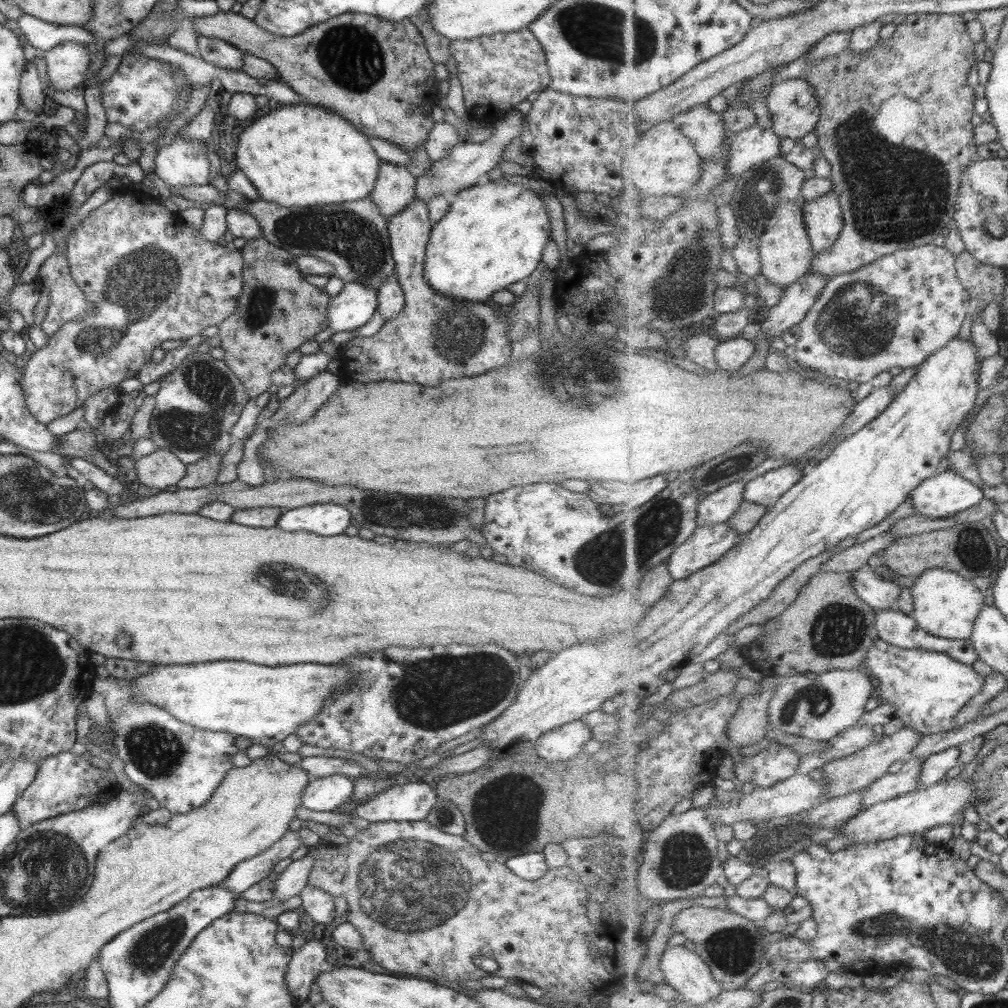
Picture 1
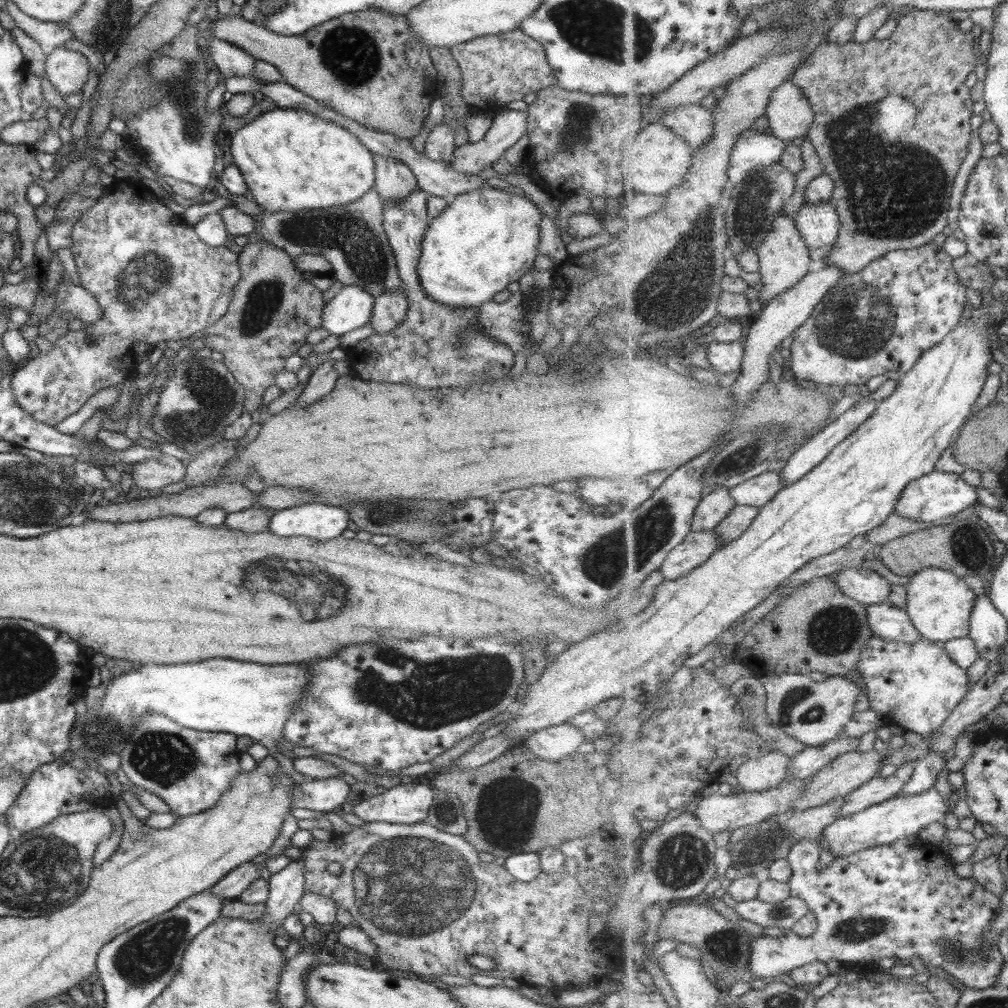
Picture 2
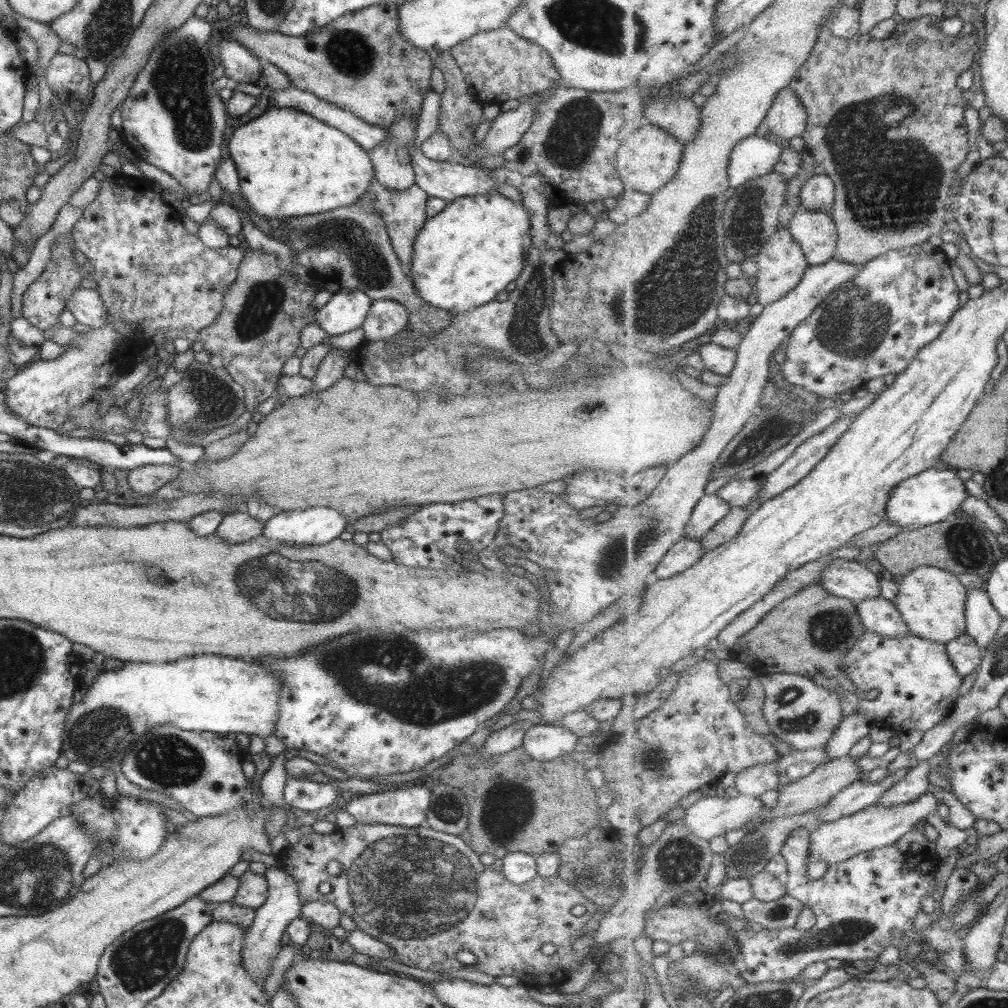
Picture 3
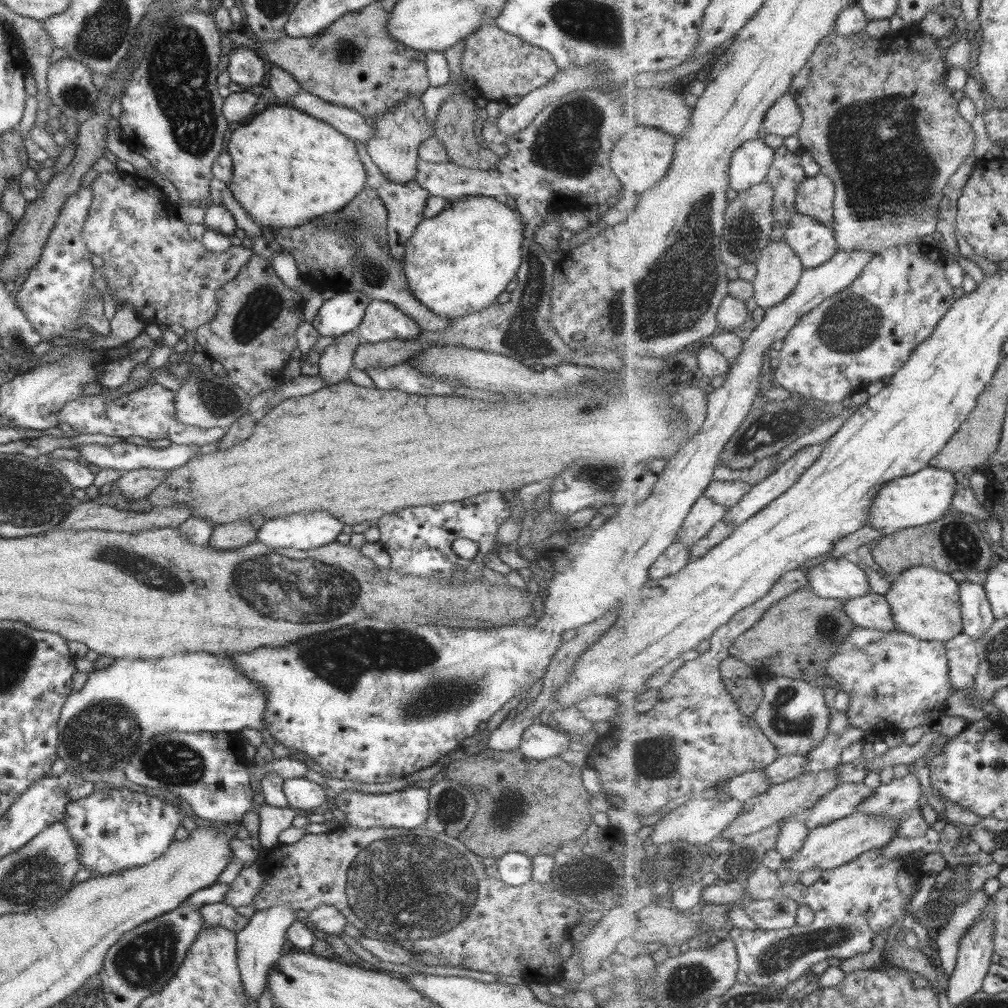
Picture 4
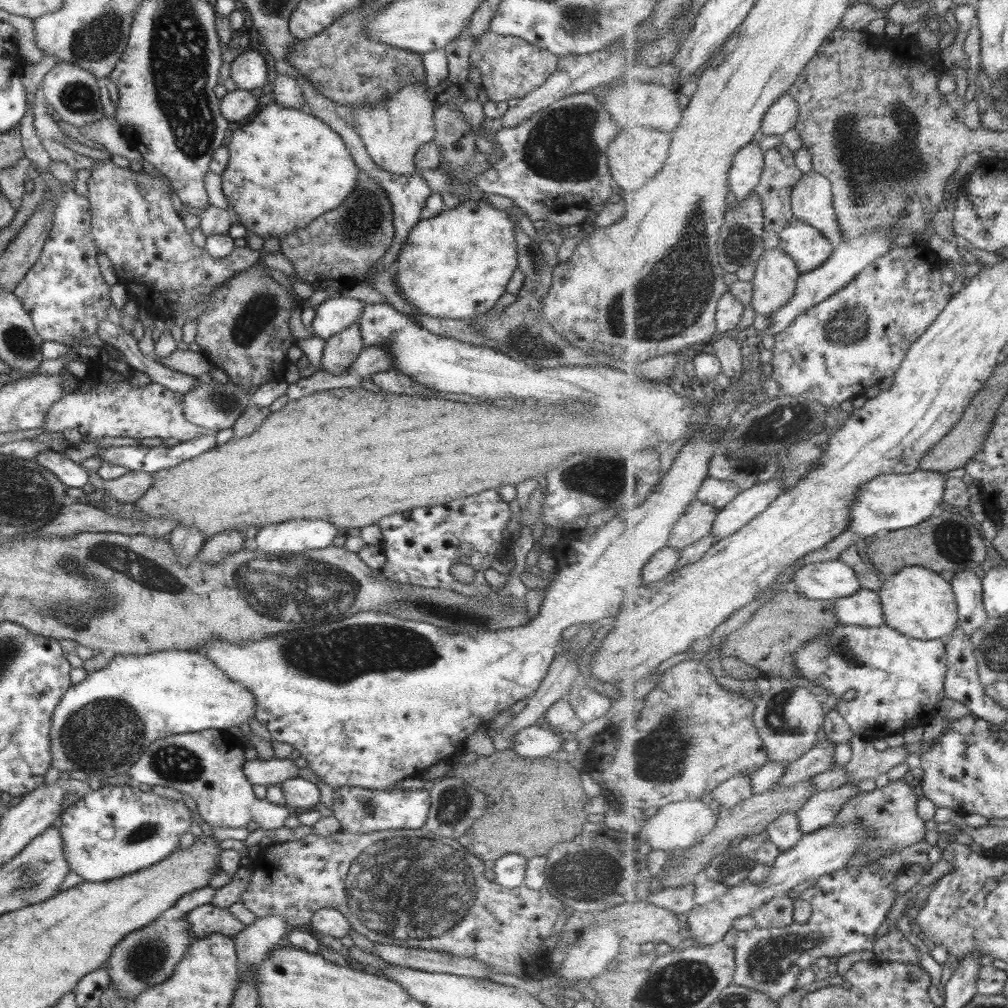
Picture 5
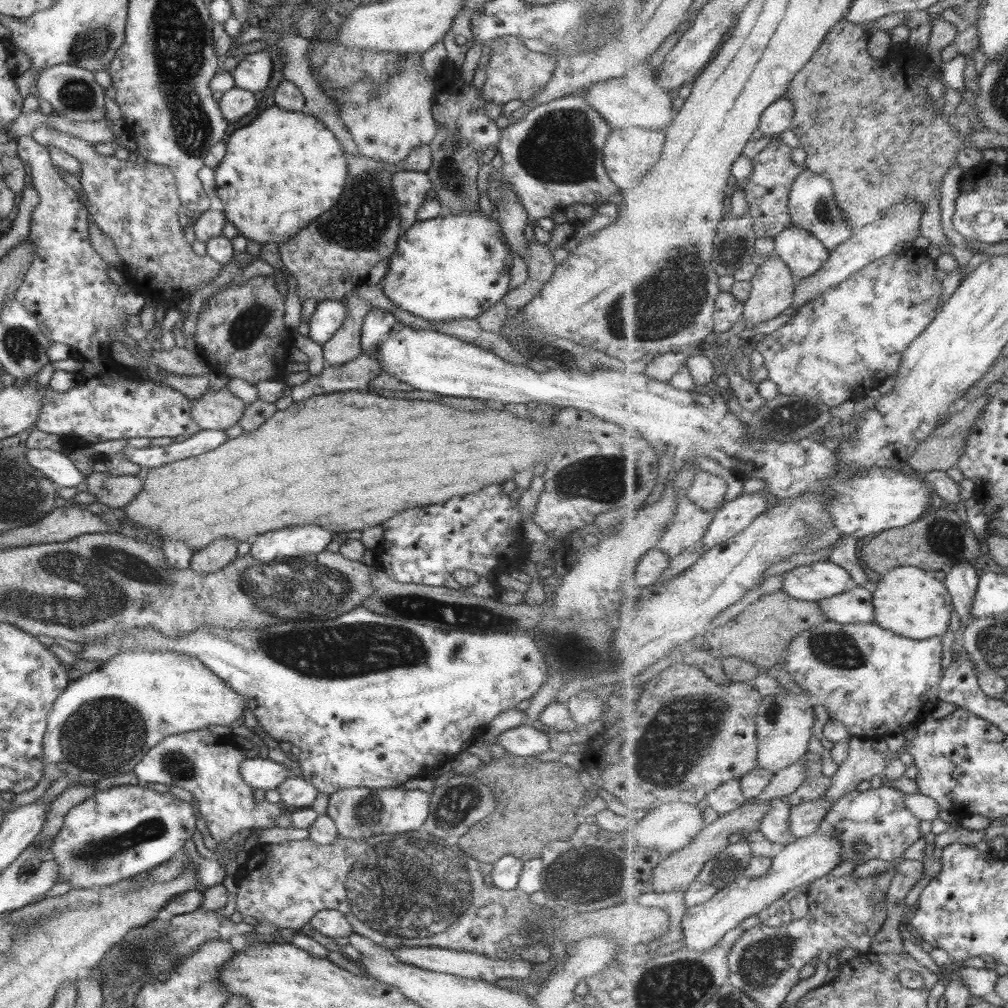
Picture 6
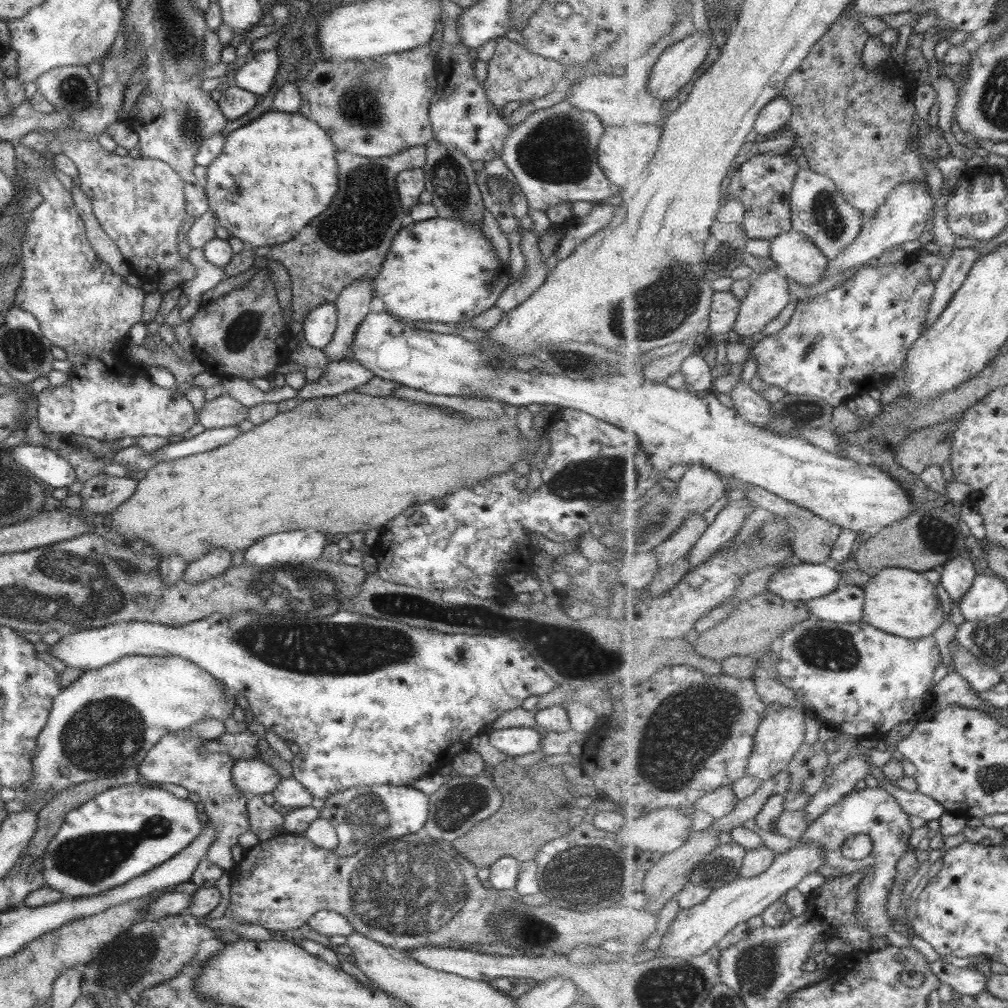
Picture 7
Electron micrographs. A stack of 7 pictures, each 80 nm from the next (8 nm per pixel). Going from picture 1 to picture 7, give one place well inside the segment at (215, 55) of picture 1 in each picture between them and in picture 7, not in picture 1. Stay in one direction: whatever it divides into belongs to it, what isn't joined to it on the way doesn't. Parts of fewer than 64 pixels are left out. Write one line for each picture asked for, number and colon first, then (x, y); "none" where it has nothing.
2: (231, 61)
3: (240, 66)
4: (244, 68)
5: (247, 70)
6: (251, 73)
7: (255, 76)

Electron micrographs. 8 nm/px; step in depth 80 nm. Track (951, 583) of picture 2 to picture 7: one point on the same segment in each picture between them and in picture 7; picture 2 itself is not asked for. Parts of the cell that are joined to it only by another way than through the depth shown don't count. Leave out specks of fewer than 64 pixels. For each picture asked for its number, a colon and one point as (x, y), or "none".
3: (932, 601)
4: (925, 602)
5: (917, 601)
6: (908, 600)
7: (900, 601)

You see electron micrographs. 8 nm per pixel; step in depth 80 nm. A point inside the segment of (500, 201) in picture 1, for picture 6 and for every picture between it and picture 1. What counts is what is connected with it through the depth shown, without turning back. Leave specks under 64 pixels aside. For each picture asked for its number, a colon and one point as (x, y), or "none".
2: (485, 239)
3: (463, 256)
4: (458, 262)
5: (455, 265)
6: (450, 267)

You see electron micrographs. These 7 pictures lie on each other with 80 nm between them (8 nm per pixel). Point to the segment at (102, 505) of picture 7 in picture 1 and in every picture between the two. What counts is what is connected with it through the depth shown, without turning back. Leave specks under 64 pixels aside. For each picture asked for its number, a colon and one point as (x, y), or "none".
1: (160, 469)
2: (152, 473)
3: (145, 480)
4: (135, 484)
5: (128, 488)
6: (114, 491)

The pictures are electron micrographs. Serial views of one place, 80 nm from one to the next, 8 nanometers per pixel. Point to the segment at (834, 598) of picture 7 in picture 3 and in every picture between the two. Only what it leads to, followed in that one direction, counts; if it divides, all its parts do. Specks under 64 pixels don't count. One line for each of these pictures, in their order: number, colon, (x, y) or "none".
3: (879, 615)
4: (872, 610)
5: (864, 608)
6: (853, 606)

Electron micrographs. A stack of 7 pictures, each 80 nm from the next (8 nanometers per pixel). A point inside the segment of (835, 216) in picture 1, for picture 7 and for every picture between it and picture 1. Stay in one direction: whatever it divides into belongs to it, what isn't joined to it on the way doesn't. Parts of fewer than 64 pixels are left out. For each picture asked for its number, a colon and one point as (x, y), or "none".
2: (820, 225)
3: (816, 232)
4: (815, 243)
5: (810, 248)
6: (805, 255)
7: (798, 257)

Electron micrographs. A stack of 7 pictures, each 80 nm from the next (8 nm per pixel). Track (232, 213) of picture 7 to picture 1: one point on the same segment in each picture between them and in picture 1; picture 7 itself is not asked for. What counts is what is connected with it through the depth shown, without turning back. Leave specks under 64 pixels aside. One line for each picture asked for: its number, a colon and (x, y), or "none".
1: (296, 155)
2: (289, 160)
3: (289, 164)
4: (287, 167)
5: (285, 168)
6: (279, 172)

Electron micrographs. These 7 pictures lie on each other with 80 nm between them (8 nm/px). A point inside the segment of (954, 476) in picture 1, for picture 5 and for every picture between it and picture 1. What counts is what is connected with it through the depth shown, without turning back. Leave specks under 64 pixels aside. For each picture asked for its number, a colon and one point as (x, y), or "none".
2: (935, 497)
3: (935, 495)
4: (912, 501)
5: (891, 502)

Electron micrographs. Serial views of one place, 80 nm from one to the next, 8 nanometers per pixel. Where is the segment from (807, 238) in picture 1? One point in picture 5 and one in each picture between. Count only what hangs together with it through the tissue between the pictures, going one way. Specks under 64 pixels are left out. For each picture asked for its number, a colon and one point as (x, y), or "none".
2: (784, 257)
3: (782, 264)
4: (780, 269)
5: (776, 280)

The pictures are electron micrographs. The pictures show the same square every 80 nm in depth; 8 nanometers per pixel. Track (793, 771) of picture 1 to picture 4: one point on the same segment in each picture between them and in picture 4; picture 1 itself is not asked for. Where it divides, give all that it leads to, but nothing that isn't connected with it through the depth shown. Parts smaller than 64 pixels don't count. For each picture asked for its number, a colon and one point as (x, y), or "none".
2: (754, 775)
3: (753, 781)
4: (751, 784)

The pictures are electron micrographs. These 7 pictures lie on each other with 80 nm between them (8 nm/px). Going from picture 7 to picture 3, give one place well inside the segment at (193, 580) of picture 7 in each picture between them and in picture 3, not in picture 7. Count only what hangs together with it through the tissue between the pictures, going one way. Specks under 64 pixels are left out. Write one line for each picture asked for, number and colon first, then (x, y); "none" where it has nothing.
3: (237, 526)
4: (236, 534)
5: (214, 548)
6: (220, 552)

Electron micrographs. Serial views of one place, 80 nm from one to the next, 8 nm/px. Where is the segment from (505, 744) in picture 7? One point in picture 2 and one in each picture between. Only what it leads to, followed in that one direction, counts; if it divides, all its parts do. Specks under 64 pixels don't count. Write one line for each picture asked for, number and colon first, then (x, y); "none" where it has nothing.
2: (550, 744)
3: (541, 742)
4: (539, 742)
5: (532, 742)
6: (524, 741)

